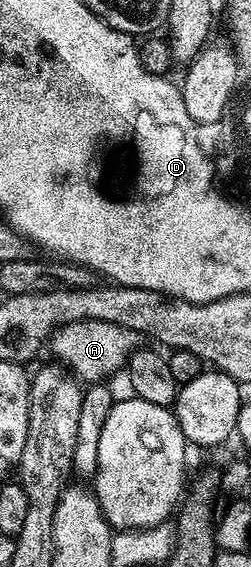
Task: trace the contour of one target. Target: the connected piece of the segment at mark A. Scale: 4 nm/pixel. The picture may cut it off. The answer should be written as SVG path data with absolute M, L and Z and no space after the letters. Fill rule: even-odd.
M83 319L56 328L50 340L50 351L52 347L53 353L61 359L60 363L77 380L91 385L111 377L117 370L123 368L133 351L137 350L136 342L138 342L138 336L135 331L119 327L110 321Z

